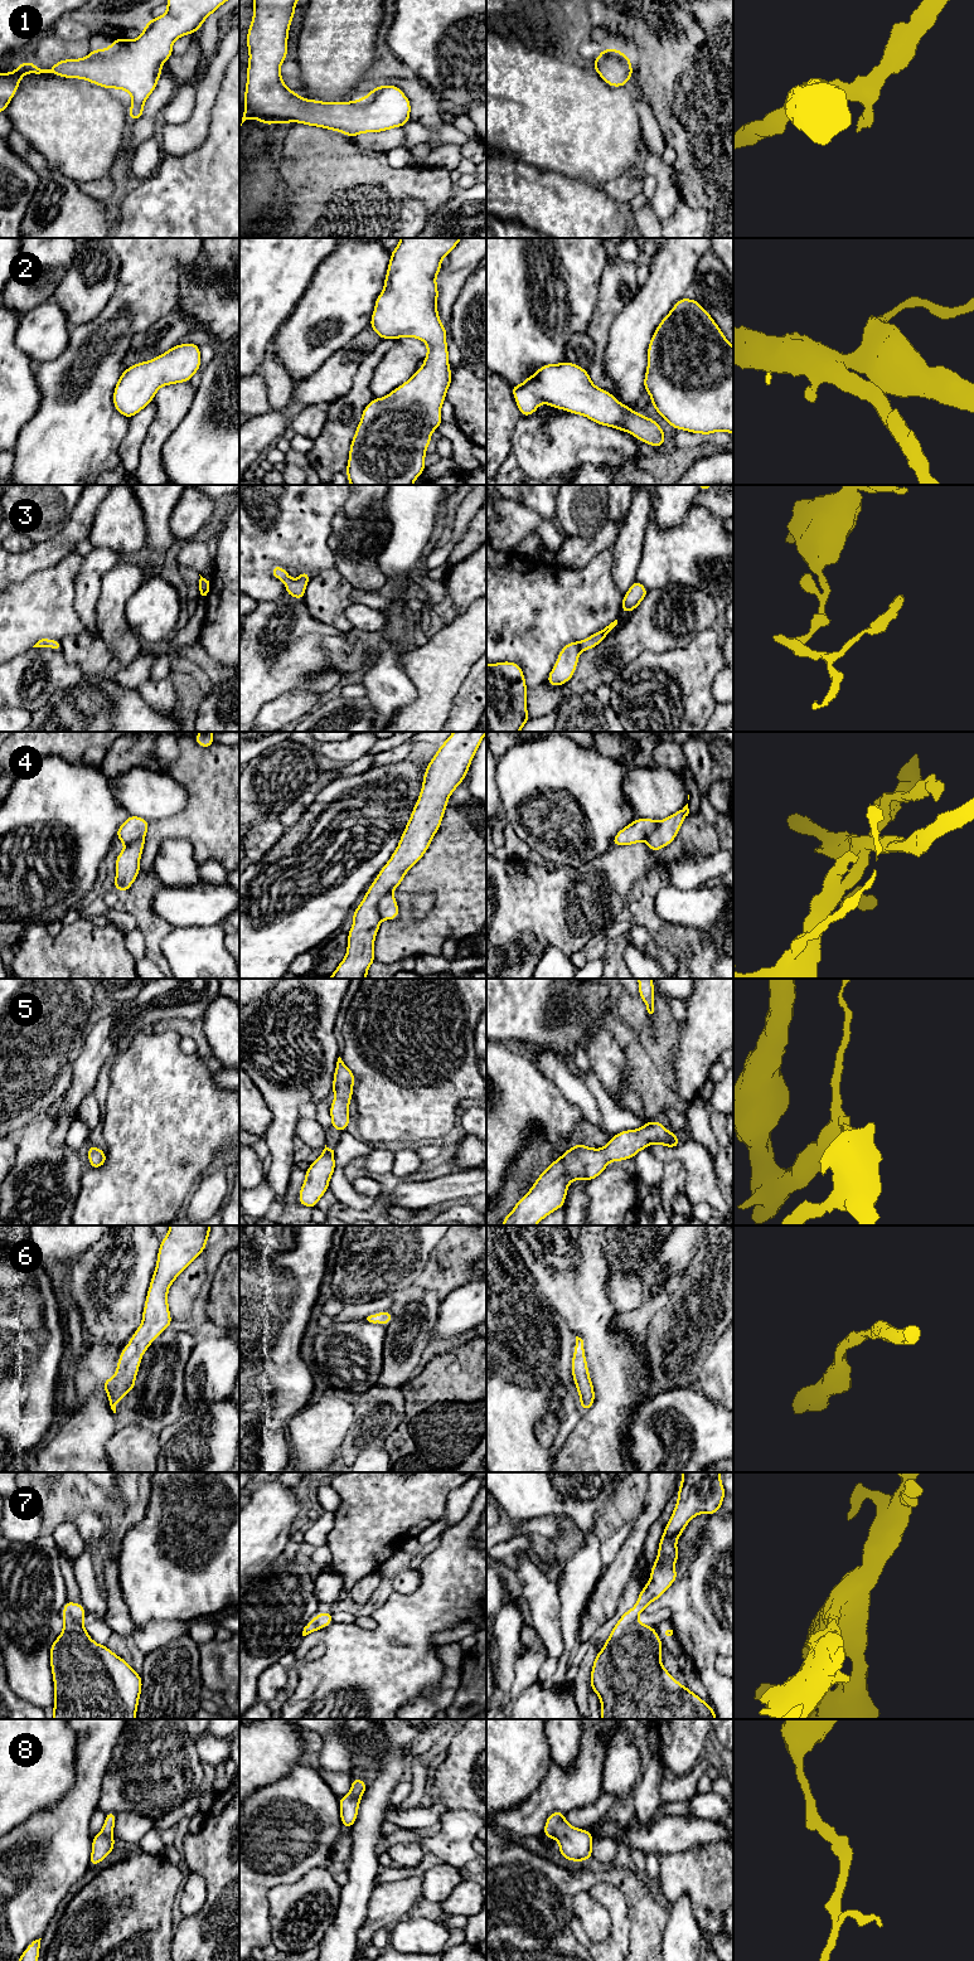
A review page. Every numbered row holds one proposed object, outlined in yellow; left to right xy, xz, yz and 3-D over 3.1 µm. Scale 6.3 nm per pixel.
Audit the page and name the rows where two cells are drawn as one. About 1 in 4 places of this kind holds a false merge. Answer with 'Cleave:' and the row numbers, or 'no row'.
Cleave: 4

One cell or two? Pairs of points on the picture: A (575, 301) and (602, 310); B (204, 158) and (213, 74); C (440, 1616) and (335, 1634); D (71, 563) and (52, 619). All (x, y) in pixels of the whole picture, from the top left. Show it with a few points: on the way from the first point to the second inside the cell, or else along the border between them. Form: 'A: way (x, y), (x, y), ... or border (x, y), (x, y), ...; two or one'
A: border (600, 278), (596, 307), (586, 331); two
B: border (213, 107), (206, 140), (184, 155); two
C: way (413, 1620), (395, 1639), (362, 1639); one
D: way (62, 577), (52, 591), (52, 605); one

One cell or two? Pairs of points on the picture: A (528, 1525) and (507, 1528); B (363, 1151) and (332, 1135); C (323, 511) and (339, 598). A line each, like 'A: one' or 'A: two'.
A: one
B: two
C: two

